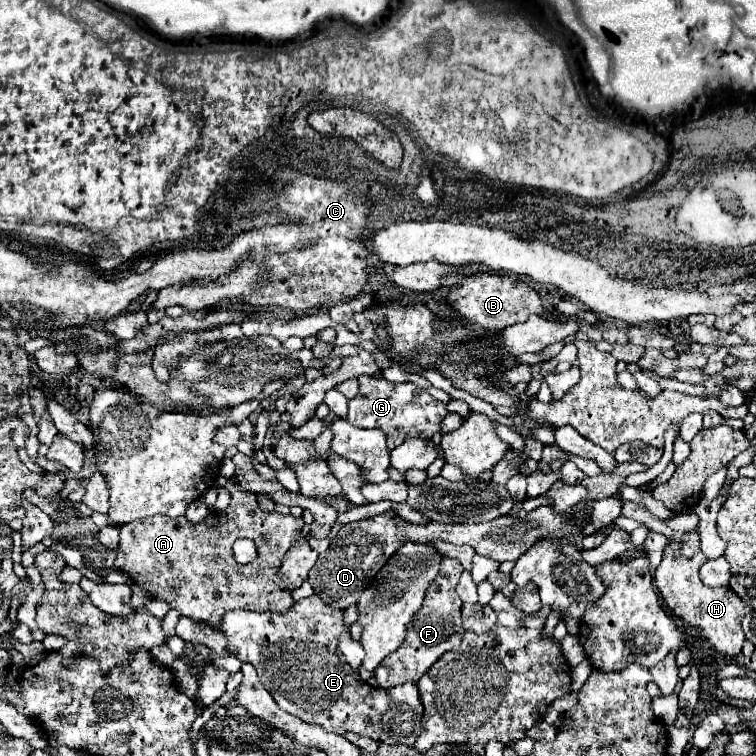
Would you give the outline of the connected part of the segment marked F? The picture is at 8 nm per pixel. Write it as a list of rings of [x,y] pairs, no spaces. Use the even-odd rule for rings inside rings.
[[[442,557],[440,563],[440,573],[438,577],[430,583],[426,597],[424,597],[424,605],[422,609],[416,613],[416,617],[412,617],[412,621],[408,623],[406,629],[406,637],[400,645],[400,649],[396,649],[396,653],[392,653],[392,657],[386,657],[380,663],[380,669],[376,669],[376,681],[380,687],[396,687],[408,681],[418,681],[446,651],[454,649],[460,645],[462,635],[464,635],[464,627],[462,627],[462,599],[456,595],[456,585],[460,581],[462,575],[462,565],[458,559],[454,557]]]

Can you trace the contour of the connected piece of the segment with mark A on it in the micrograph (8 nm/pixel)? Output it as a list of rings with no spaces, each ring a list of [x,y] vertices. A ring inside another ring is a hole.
[[[220,477],[218,485],[226,485],[226,489],[230,489],[232,501],[226,511],[210,513],[200,523],[192,523],[186,517],[170,519],[164,515],[126,523],[120,529],[120,545],[116,549],[114,567],[128,573],[130,579],[154,599],[168,601],[180,615],[208,625],[216,625],[216,621],[220,621],[220,617],[230,609],[288,611],[294,605],[292,595],[290,591],[276,589],[276,585],[272,585],[272,577],[276,577],[286,551],[296,541],[298,529],[304,527],[304,519],[280,515],[276,511],[262,511],[256,495],[252,491],[244,491],[236,481]],[[238,537],[258,540],[256,547],[260,565],[236,562],[232,555],[232,543]]]

